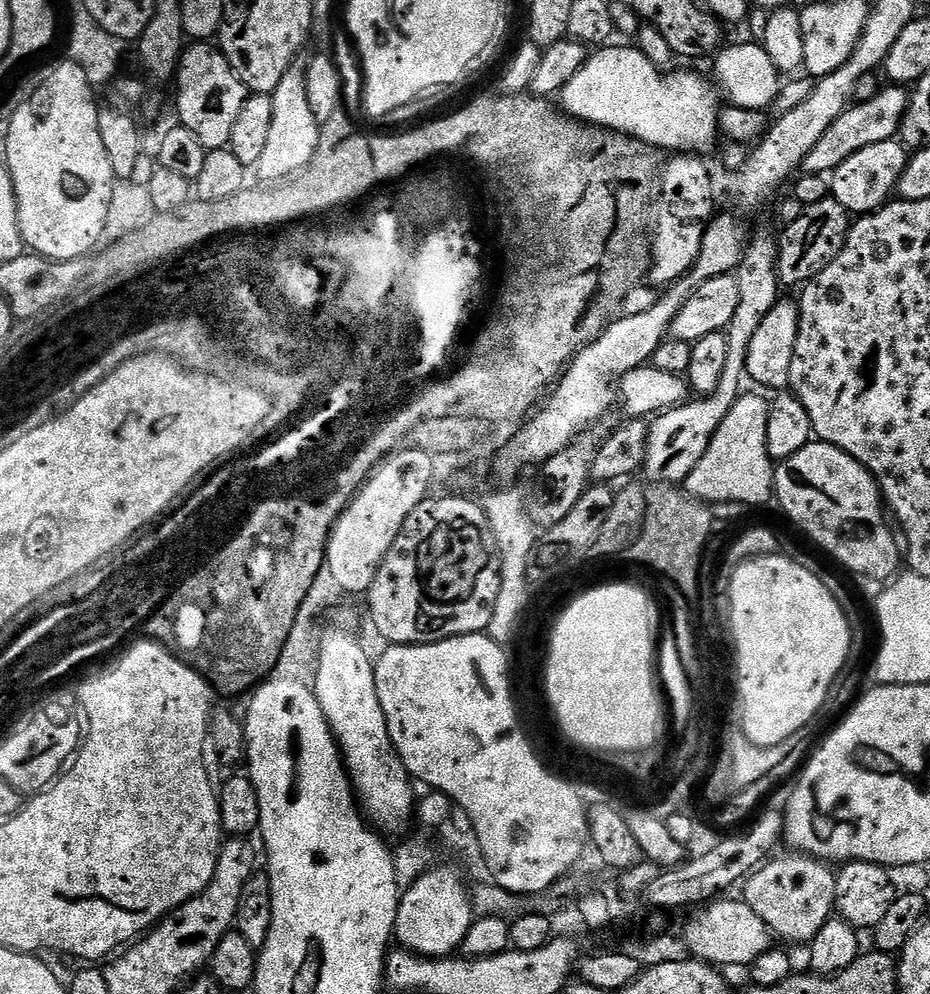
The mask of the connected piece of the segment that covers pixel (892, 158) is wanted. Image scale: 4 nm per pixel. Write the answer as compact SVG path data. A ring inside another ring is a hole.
M896 138L866 146L866 150L858 150L858 154L850 154L850 158L846 158L846 162L842 162L831 173L831 199L836 200L849 214L877 212L893 199L900 175L906 170L909 159L909 149Z

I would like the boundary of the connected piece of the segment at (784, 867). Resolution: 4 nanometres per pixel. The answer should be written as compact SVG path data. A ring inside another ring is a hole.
M788 854L792 856L780 856L769 859L760 865L751 876L743 881L742 899L744 903L766 922L766 926L777 937L784 940L793 940L796 944L807 945L826 926L826 922L833 919L836 906L836 872L833 871L825 861L817 860L815 856L806 856L803 854Z

